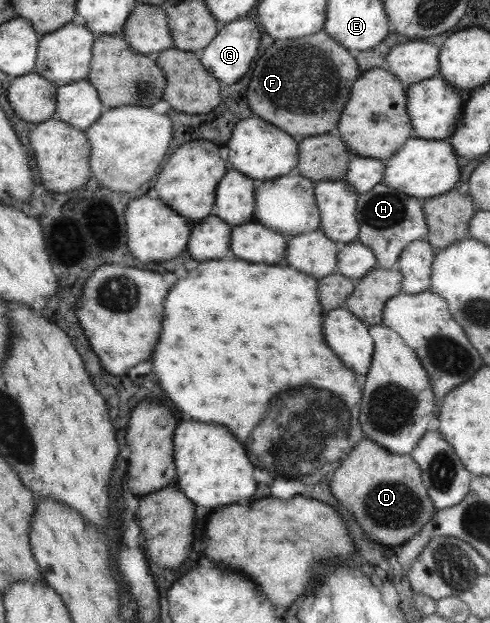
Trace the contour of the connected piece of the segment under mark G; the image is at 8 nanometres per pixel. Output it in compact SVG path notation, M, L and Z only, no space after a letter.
M247 17L224 24L220 29L216 30L216 35L212 37L210 43L202 51L200 61L202 61L204 69L208 69L208 73L220 83L226 83L226 85L236 83L246 73L246 69L250 67L250 63L252 63L252 59L256 55L258 41L260 41L262 33L262 30Z

